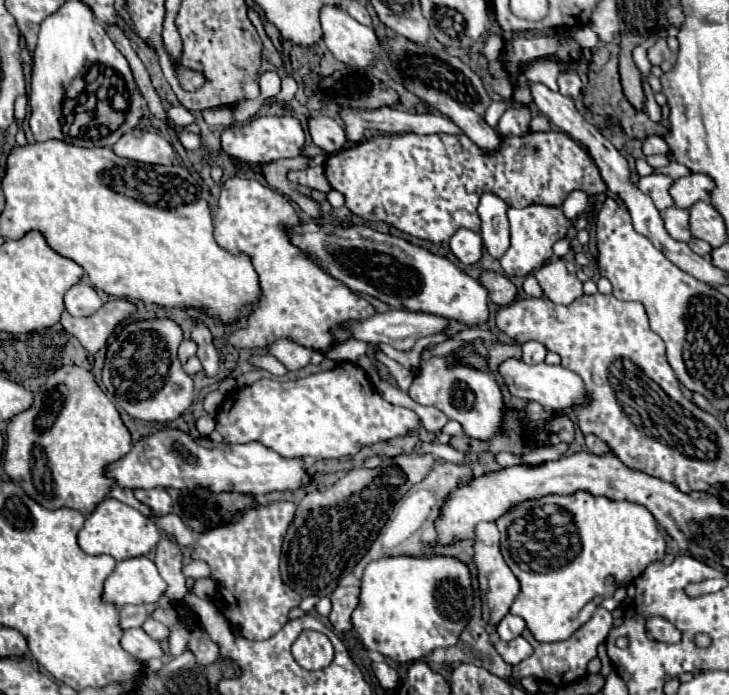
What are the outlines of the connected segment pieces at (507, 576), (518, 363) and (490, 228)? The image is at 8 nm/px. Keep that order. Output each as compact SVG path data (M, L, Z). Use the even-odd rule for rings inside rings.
M480 540L474 542L474 564L478 568L478 590L482 594L482 618L496 626L510 610L514 598L518 596L520 592L520 584L518 584L518 578L512 574L512 570L508 568L508 564L504 562L502 554L500 554L500 548L498 544L482 544Z
M506 360L500 366L500 374L506 380L506 386L510 390L510 394L522 398L522 400L534 400L538 404L542 404L548 410L556 410L556 412L564 412L564 410L576 410L582 404L586 404L588 400L588 392L582 384L582 378L562 366L550 366L550 364L526 364L522 360Z
M486 192L480 198L480 204L478 204L478 216L482 220L480 236L488 254L494 258L500 258L510 244L510 228L508 228L506 210L508 210L508 204L496 194Z

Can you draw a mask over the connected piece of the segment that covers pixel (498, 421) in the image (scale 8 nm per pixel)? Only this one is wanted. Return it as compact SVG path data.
M432 356L428 360L420 360L418 376L414 378L408 394L418 404L436 406L450 420L460 422L470 438L490 440L496 432L500 432L504 416L504 400L496 380L488 372L462 364L454 356Z

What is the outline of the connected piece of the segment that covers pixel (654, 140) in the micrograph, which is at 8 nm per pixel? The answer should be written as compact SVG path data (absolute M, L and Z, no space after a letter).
M650 136L650 138L646 138L642 150L644 150L646 156L650 156L650 154L664 154L664 156L668 156L668 154L670 154L670 146L668 146L660 136Z

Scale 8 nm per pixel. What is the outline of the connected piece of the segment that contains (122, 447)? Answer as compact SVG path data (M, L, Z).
M62 366L48 376L48 384L36 392L34 406L14 416L8 424L4 472L10 480L22 486L22 490L38 504L50 510L72 508L88 516L112 490L114 480L106 476L108 464L126 456L132 448L130 432L120 420L118 410L108 396L98 388L92 372L80 366Z

